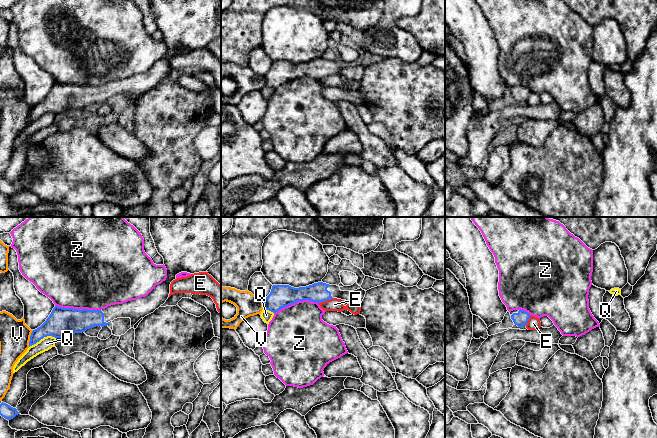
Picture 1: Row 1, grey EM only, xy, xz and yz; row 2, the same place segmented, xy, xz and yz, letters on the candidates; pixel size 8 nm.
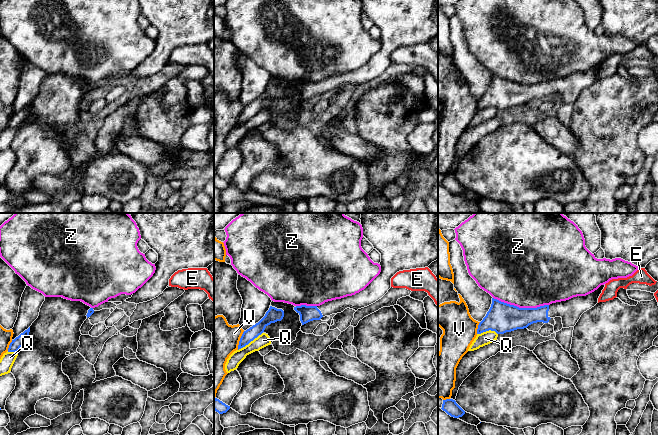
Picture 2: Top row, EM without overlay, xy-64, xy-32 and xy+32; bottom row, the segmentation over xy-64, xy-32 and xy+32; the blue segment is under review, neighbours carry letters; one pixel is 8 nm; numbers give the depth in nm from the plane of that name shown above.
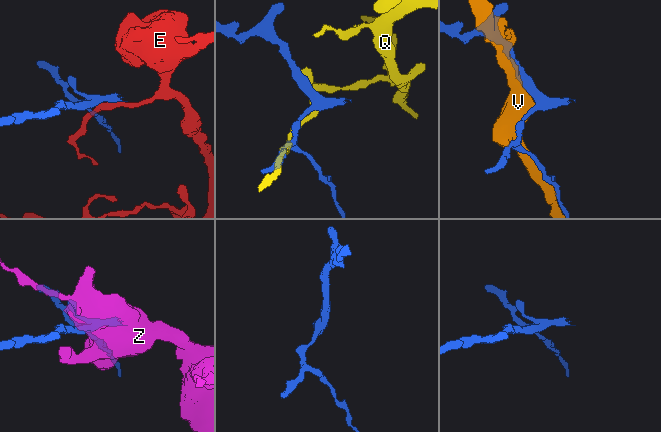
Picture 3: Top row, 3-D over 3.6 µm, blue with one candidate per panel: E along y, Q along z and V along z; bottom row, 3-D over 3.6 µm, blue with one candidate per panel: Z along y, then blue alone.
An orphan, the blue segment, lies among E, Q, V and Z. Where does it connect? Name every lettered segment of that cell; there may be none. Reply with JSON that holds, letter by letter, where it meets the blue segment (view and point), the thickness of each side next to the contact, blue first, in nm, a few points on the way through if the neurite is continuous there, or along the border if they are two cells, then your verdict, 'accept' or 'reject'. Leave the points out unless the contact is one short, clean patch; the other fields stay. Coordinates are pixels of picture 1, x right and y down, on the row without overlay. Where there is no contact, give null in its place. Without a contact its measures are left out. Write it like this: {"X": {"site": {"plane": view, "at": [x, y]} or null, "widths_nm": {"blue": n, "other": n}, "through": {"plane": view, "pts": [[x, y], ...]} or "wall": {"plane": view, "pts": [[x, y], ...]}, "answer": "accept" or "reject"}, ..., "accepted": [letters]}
{"E": {"site": {"plane": "xz", "at": [326, 76]}, "widths_nm": {"blue": 160, "other": 100}, "wall": {"plane": "xz", "pts": [[333, 74], [319, 79]]}, "answer": "reject"}, "Q": {"site": {"plane": "xy", "at": [42, 114]}, "widths_nm": {"blue": 220, "other": 100}, "answer": "reject"}, "V": {"site": {"plane": "xy", "at": [30, 114]}, "widths_nm": {"blue": 200, "other": 240}, "answer": "reject"}, "Z": {"site": {"plane": "xy", "at": [78, 85]}, "widths_nm": {"blue": 220, "other": 500}, "answer": "reject"}, "accepted": []}

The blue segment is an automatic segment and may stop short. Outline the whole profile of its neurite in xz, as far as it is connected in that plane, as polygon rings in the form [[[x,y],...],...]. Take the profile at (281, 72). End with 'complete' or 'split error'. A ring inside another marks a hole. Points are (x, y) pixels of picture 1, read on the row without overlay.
[[[323,58],[299,64],[289,61],[273,61],[270,70],[264,75],[263,85],[276,89],[298,77],[309,76],[321,79],[333,74],[345,76],[351,81],[360,81],[365,70],[366,67],[362,64],[354,67],[341,67],[339,62]]]; split error

